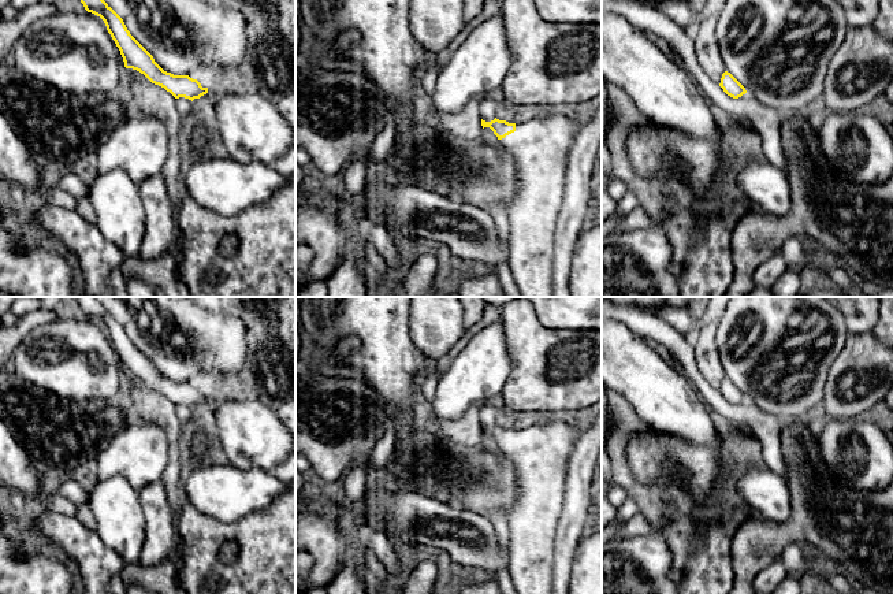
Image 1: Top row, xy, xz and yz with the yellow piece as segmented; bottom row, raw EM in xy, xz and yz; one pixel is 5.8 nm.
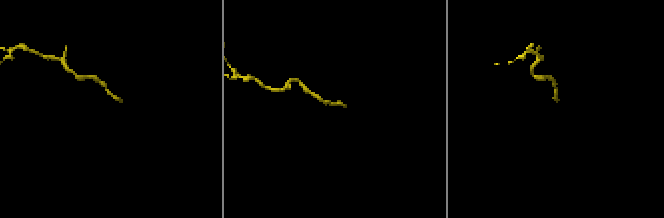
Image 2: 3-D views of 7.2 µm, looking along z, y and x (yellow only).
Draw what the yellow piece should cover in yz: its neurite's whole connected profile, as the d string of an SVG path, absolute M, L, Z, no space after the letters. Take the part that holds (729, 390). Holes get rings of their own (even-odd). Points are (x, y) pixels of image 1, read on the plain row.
M728 378L722 380L719 393L733 405L738 405L747 400L745 394Z

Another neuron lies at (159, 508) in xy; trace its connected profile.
M160 480L138 493L145 516L145 542L138 564L146 569L167 560L176 546L176 506L171 489Z

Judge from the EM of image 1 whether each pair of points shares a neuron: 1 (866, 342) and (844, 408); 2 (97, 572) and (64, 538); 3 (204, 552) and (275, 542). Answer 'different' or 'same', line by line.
1: same
2: same
3: same

